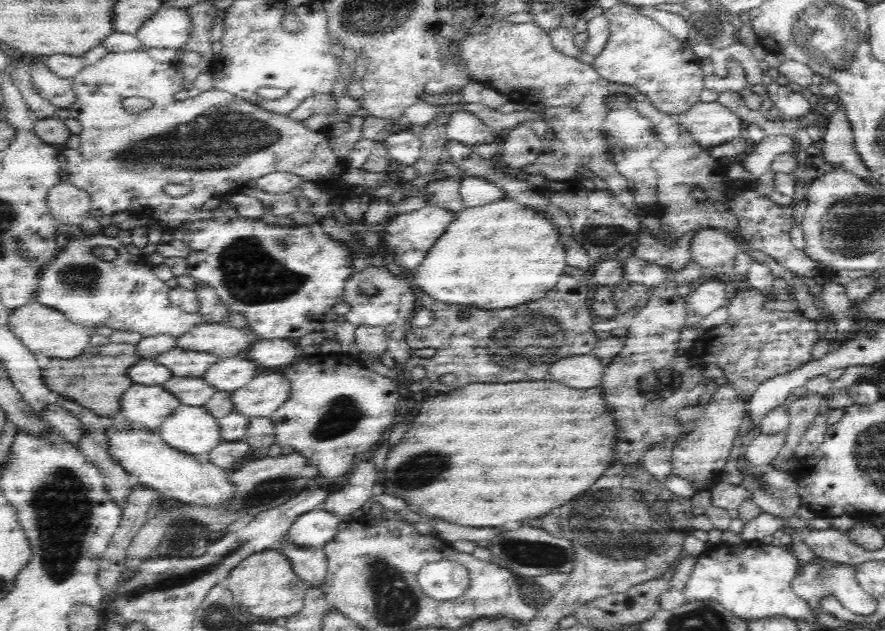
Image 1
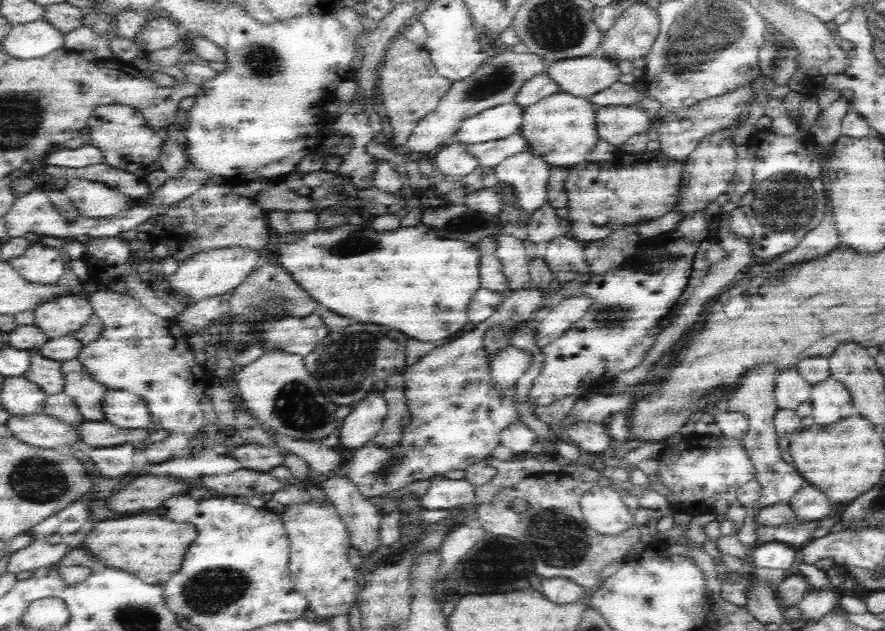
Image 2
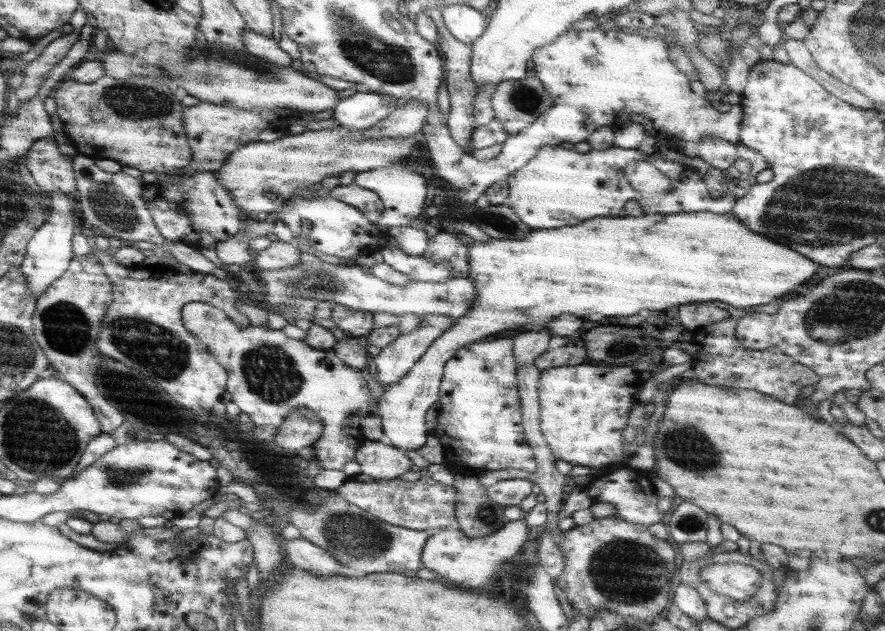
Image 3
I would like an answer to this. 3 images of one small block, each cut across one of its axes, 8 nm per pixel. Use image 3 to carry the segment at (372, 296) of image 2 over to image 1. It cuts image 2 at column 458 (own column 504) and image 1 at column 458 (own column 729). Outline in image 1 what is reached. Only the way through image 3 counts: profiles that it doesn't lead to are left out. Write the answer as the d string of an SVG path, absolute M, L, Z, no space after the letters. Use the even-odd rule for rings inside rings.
M500 200L478 208L464 208L426 253L424 260L409 274L409 278L423 294L428 294L436 302L500 310L542 298L554 290L560 278L568 272L566 248L560 242L558 227L550 224L550 220L534 208L514 200Z

